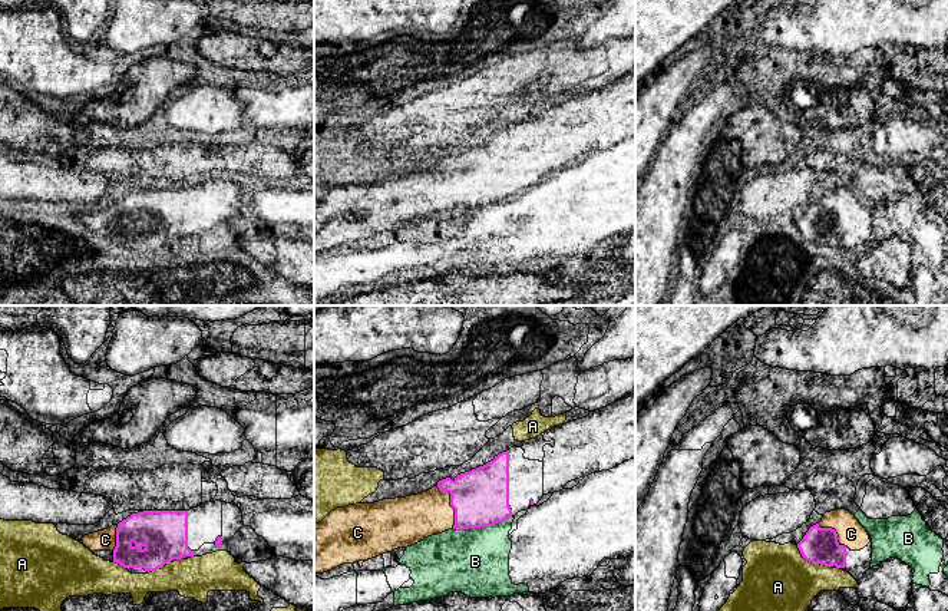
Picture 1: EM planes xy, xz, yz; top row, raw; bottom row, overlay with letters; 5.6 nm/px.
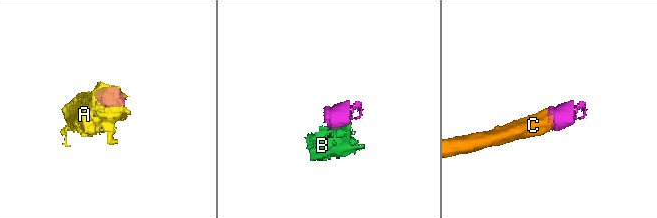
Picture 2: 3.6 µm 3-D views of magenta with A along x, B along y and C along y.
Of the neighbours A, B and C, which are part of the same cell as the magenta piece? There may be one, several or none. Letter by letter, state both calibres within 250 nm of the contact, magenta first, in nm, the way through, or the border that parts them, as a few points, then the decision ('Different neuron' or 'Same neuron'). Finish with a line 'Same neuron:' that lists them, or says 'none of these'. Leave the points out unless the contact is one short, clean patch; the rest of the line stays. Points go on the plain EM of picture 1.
A: Thickness 200 nm (magenta) against 400 nm. Different neuron
B: Thickness 320 nm (magenta) against 380 nm. Boundary: xz (512, 195), (492, 204), (452, 207). Different neuron
C: Thickness 320 nm (magenta) against 260 nm. Path across: xz (481, 175), (462, 182), (451, 182), (410, 198). Same neuron
Same neuron: C

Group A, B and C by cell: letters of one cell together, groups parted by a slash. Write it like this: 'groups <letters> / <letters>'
groups A / B / C

